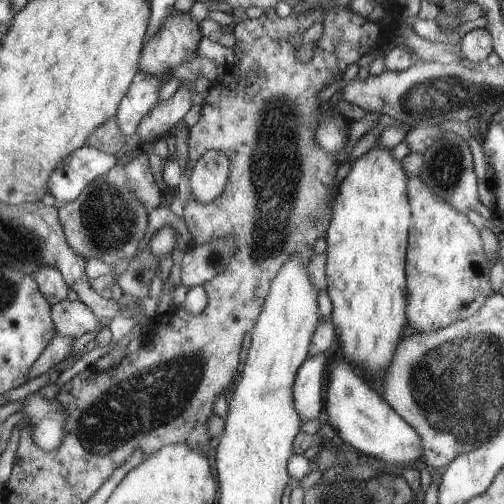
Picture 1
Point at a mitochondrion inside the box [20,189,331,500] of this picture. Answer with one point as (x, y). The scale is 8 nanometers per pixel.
(136, 404)

